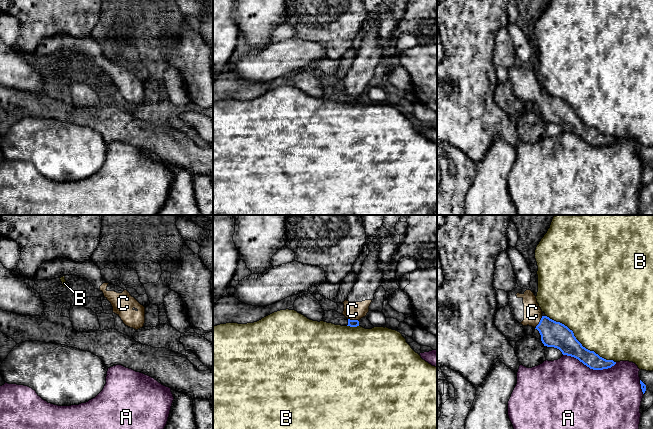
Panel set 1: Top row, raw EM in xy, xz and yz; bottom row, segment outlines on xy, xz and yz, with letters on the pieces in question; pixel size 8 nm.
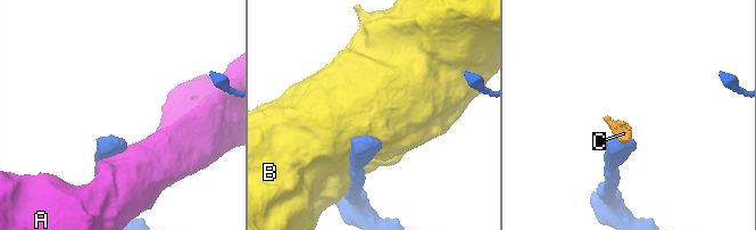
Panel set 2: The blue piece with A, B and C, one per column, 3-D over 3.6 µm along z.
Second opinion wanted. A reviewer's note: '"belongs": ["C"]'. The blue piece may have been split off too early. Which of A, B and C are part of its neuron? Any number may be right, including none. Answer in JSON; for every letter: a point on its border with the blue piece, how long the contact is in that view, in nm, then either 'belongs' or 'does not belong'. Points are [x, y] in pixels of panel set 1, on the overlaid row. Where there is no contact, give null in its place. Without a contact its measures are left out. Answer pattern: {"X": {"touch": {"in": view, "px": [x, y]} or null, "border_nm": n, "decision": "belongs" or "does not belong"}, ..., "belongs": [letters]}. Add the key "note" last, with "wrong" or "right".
{"A": {"touch": {"in": "yz", "px": [590, 368]}, "border_nm": 440, "decision": "does not belong"}, "B": {"touch": {"in": "yz", "px": [579, 342]}, "border_nm": 700, "decision": "does not belong"}, "C": {"touch": {"in": "yz", "px": [539, 322]}, "border_nm": 120, "decision": "belongs"}, "belongs": ["C"], "note": "right"}

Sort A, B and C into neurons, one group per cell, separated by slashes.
A / B / C

